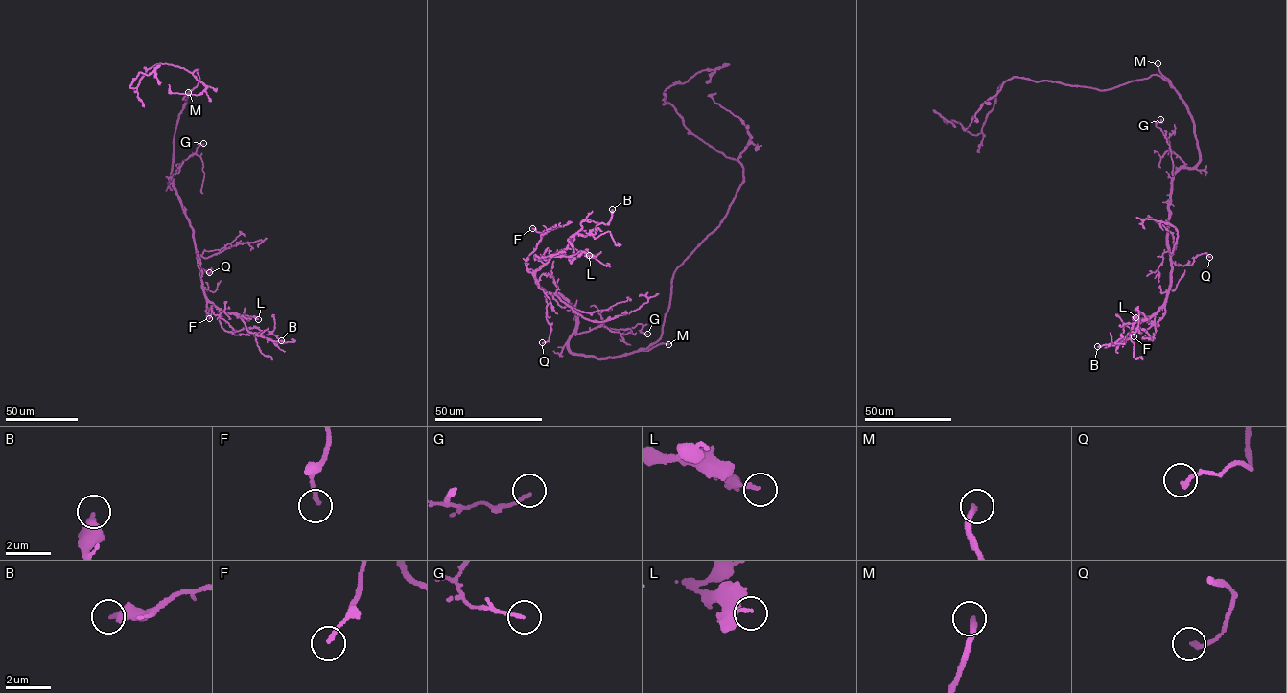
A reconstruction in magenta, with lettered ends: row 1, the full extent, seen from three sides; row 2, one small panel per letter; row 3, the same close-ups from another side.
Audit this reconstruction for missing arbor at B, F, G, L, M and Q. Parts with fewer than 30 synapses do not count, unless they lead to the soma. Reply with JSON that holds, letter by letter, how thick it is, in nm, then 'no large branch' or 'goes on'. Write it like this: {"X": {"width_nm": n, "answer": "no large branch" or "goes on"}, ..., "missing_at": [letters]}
{"B": {"width_nm": 440, "answer": "no large branch"}, "F": {"width_nm": 160, "answer": "no large branch"}, "G": {"width_nm": 130, "answer": "no large branch"}, "L": {"width_nm": 130, "answer": "no large branch"}, "M": {"width_nm": 220, "answer": "goes on"}, "Q": {"width_nm": 200, "answer": "no large branch"}, "missing_at": ["M"]}

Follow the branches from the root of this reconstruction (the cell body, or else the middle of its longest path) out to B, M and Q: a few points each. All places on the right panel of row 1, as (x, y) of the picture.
B: (1190, 114), (1200, 161), (1180, 169), (1172, 181), (1166, 302), (1134, 322), (1128, 338), (1097, 346)
M: (1190, 114), (1170, 80), (1160, 74), (1158, 63)
Q: (1190, 114), (1200, 161), (1174, 174), (1169, 253), (1172, 261), (1182, 265), (1203, 253), (1209, 257)

